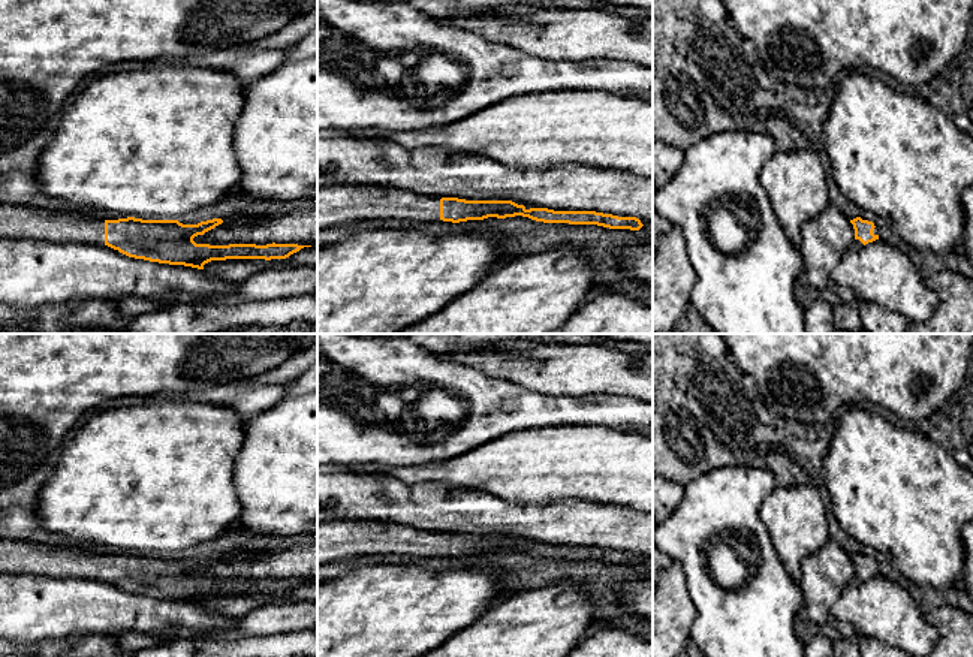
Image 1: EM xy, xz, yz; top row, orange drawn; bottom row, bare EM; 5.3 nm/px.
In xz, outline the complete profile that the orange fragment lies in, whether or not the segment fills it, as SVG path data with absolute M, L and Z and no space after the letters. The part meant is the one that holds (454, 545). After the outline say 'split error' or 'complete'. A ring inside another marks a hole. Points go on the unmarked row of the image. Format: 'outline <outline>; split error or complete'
outline M332 518L317 522L317 566L368 554L460 558L515 551L543 558L597 560L609 564L639 566L644 561L636 552L618 552L596 546L527 545L512 536L439 534L376 519Z; split error

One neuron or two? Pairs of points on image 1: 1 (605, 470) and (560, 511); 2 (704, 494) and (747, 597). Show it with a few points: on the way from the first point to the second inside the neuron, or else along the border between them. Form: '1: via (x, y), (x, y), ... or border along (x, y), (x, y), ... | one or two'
1: border along (538, 502), (596, 500), (607, 505) | two
2: via (698, 526), (695, 529), (696, 572), (716, 591) | one

